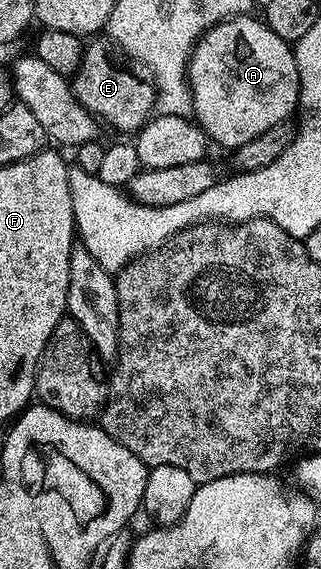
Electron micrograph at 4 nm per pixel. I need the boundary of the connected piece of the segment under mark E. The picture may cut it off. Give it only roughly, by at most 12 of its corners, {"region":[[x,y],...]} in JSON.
{"region":[[91,38],[72,76],[80,105],[137,133],[155,110],[152,82],[117,43]]}

